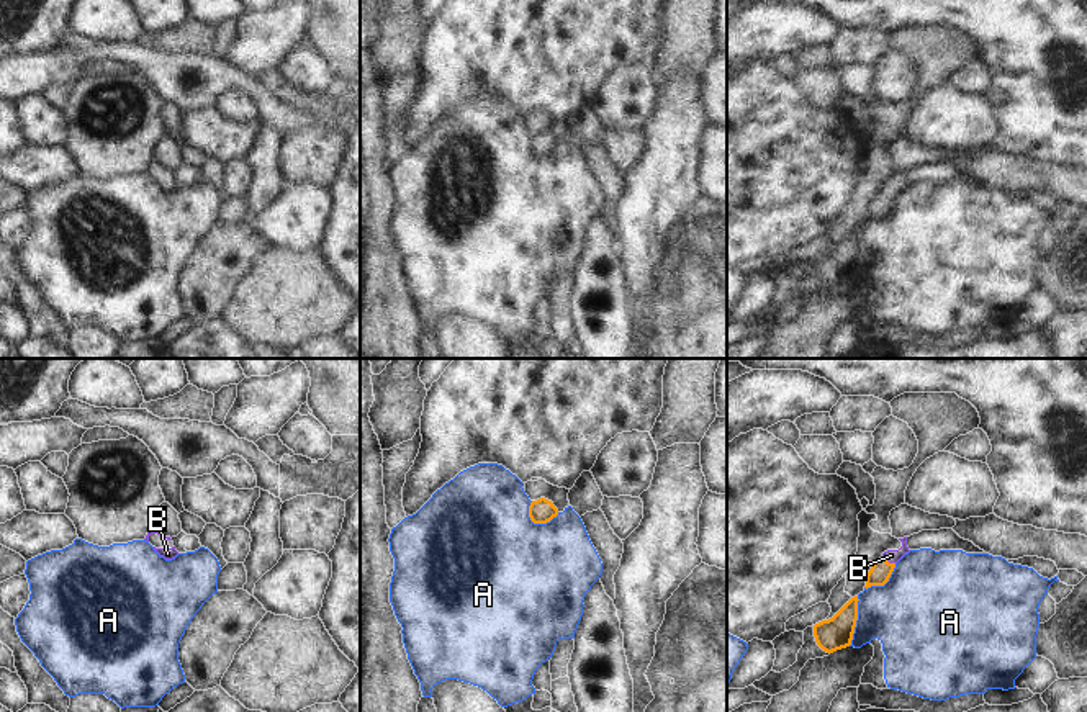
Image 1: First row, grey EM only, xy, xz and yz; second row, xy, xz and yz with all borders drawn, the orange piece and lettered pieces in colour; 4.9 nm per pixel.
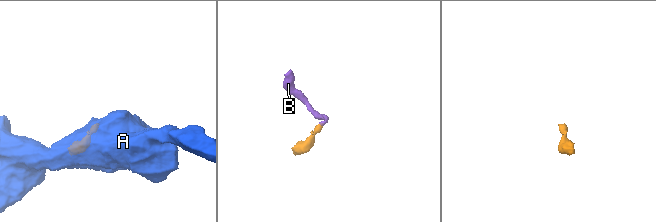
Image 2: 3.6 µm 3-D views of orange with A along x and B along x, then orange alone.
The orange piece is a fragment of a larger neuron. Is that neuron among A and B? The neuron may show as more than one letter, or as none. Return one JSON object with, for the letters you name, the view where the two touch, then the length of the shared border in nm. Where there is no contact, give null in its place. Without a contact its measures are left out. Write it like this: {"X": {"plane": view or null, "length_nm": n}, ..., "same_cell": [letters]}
{"B": {"plane": "yz", "length_nm": 80}, "same_cell": ["B"]}

